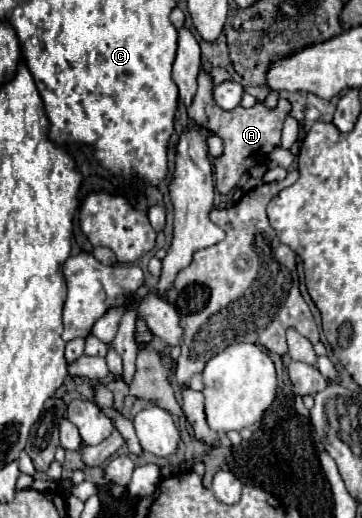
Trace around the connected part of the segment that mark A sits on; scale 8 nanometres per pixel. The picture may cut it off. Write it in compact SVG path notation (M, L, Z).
M200 71L198 75L198 93L194 95L194 101L188 109L188 117L194 119L200 127L216 133L224 141L224 151L220 157L214 159L214 173L216 173L216 189L226 195L230 193L240 177L244 173L250 173L250 169L258 163L258 159L266 159L274 147L280 145L280 133L282 123L290 115L292 105L288 99L278 99L278 105L274 109L266 107L264 101L256 101L254 107L234 107L232 111L224 111L214 103L212 90L213 80L208 73Z

